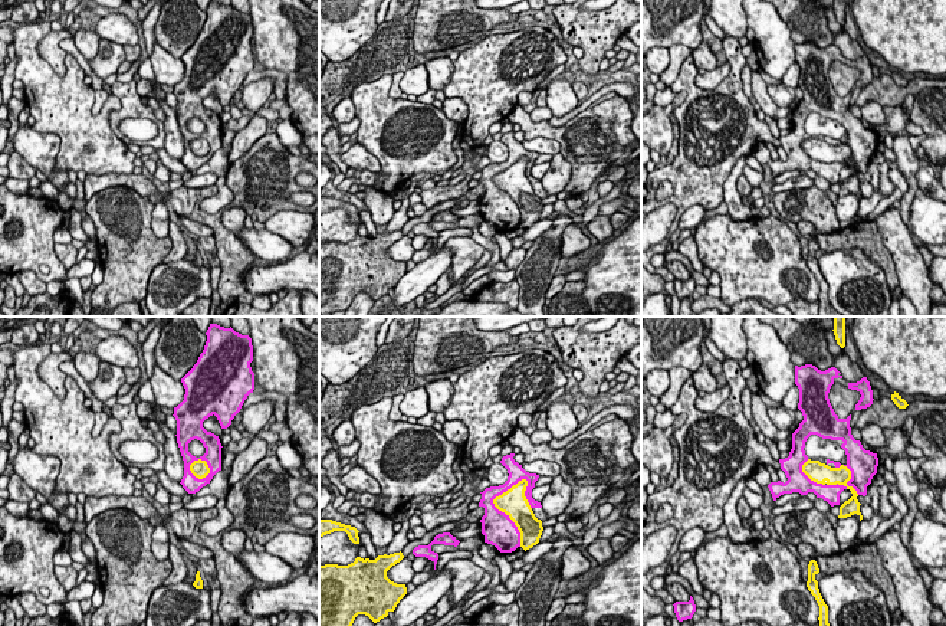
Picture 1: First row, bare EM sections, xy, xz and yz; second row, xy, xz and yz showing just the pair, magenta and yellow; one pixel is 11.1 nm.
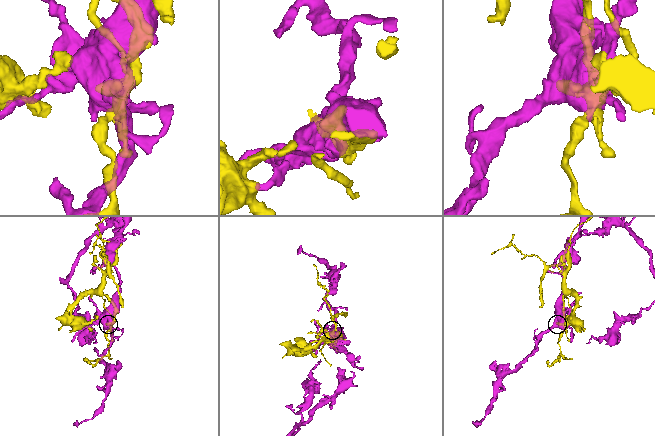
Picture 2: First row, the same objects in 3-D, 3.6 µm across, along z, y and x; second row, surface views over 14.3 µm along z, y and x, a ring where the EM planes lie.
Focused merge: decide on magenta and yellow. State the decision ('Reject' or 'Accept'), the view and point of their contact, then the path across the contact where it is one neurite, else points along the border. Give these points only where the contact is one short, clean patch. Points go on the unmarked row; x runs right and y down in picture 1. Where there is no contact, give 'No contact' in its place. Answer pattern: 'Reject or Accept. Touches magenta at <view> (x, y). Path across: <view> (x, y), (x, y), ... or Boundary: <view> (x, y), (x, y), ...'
Reject. Touches magenta at xz (496, 186)

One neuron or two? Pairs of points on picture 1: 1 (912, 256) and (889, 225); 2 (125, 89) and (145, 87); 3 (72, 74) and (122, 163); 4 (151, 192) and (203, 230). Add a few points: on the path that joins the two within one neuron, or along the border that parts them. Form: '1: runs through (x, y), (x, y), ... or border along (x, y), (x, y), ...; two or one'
1: runs through (905, 249), (894, 232); one
2: border along (135, 82), (135, 91), (141, 97); two
3: runs through (72, 95), (72, 112), (101, 141); one
4: border along (180, 216), (204, 223), (213, 235); two

